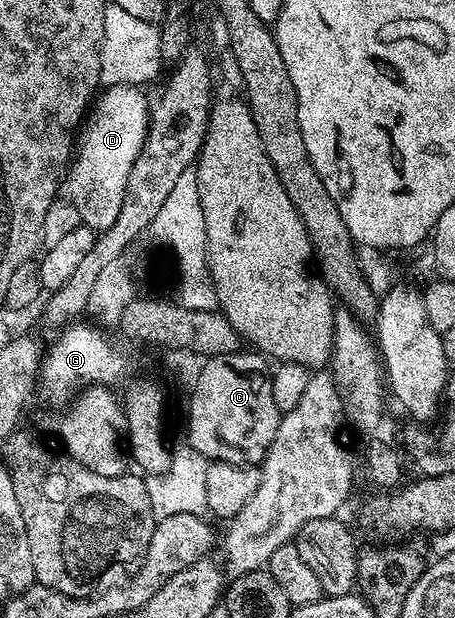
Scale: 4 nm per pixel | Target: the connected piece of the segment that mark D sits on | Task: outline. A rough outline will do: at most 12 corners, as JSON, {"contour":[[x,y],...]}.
{"contour":[[111,85],[76,134],[67,199],[111,227],[148,135],[150,99]]}

